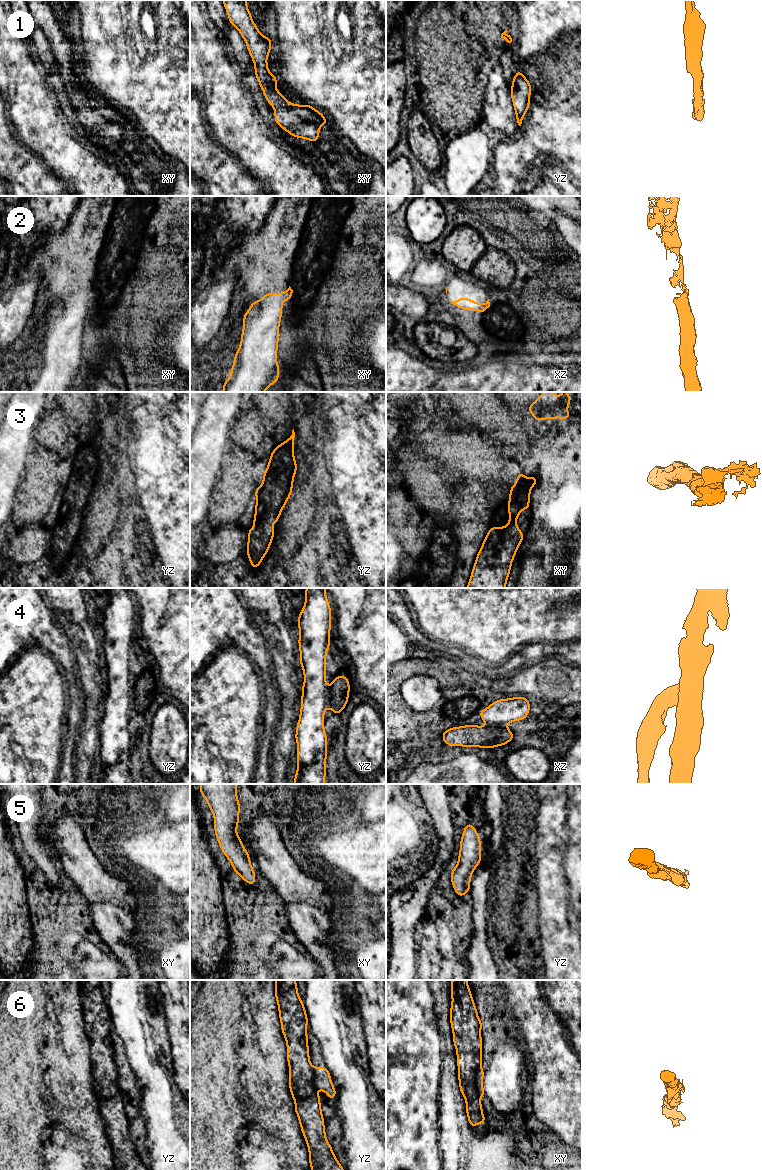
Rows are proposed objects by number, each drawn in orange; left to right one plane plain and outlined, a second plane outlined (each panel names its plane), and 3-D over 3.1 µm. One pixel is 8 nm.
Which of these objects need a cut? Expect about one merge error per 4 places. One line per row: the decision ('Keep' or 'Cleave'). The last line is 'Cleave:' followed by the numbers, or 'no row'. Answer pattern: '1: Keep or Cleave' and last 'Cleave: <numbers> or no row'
1: Keep
2: Keep
3: Keep
4: Cleave
5: Keep
6: Keep
Cleave: 4

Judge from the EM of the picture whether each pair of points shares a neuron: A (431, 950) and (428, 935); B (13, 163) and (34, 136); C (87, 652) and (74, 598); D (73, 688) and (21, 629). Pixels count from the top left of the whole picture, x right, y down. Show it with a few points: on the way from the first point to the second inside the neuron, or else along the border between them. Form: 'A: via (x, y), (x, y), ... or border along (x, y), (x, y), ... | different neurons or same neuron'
A: via (431, 946), (429, 939) | same neuron
B: border along (12, 127), (15, 135), (38, 155) | different neurons
C: via (82, 639), (74, 622), (74, 611) | same neuron
D: via (69, 670), (65, 658), (39, 632) | same neuron

